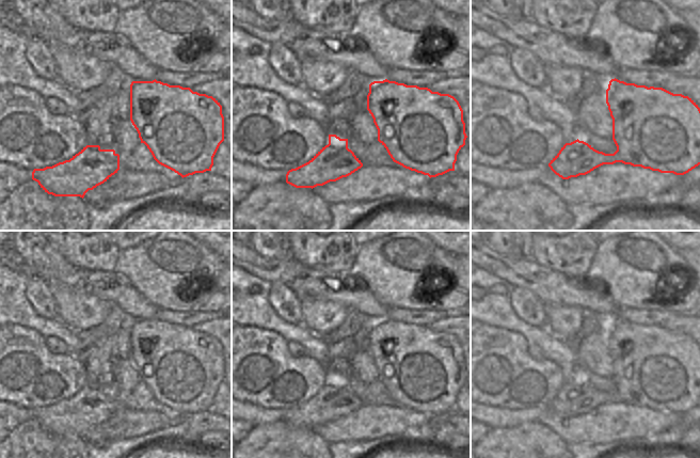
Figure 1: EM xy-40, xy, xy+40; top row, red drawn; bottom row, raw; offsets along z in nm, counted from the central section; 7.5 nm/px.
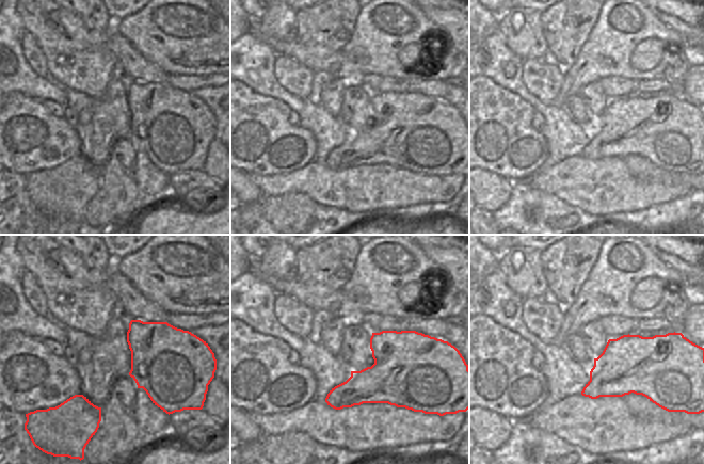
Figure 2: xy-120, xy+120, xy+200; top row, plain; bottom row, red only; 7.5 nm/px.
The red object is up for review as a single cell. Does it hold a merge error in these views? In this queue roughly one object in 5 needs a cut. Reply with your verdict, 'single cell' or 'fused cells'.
single cell

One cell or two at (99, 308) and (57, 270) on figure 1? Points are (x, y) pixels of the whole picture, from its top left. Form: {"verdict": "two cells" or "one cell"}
{"verdict": "one cell"}

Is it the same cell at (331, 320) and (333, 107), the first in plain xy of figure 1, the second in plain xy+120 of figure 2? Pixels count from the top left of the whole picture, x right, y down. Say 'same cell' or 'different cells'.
same cell

